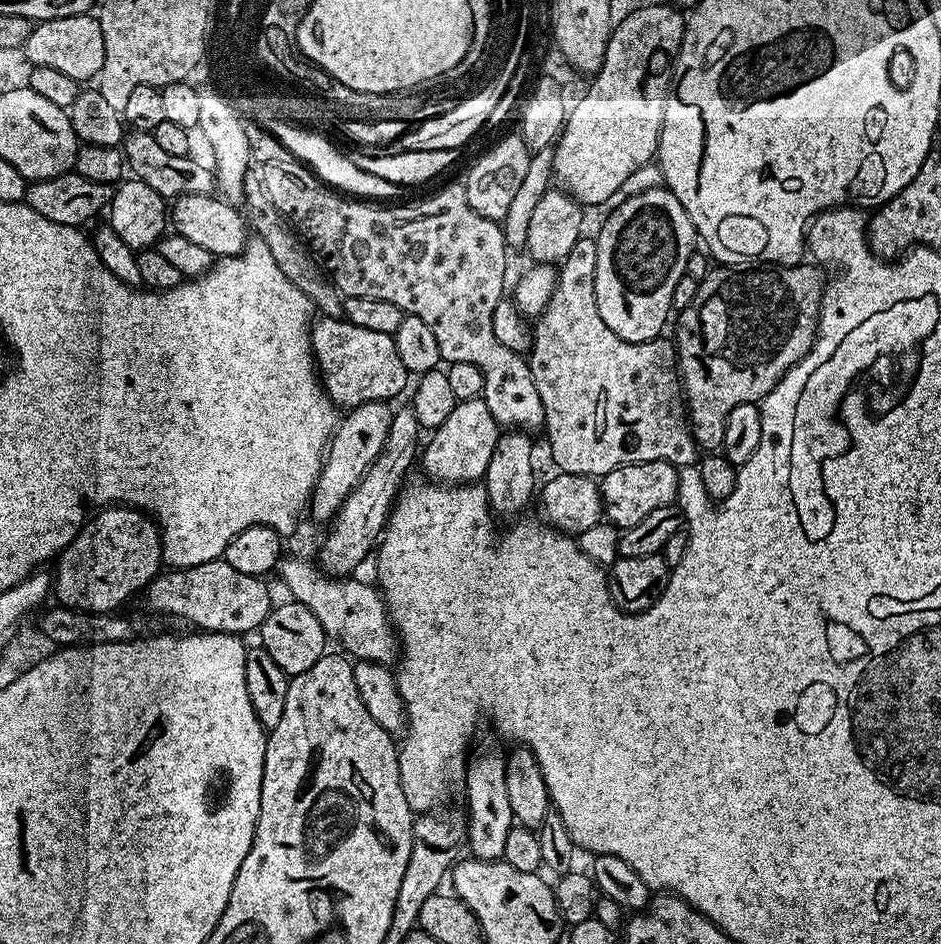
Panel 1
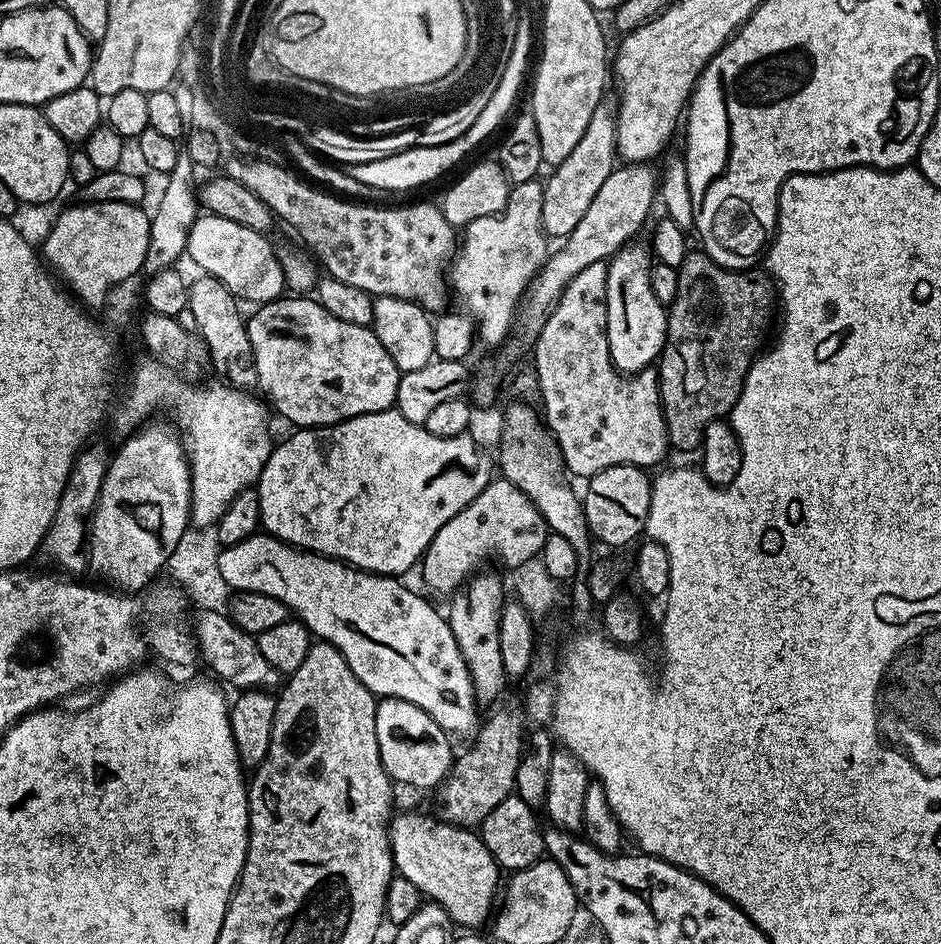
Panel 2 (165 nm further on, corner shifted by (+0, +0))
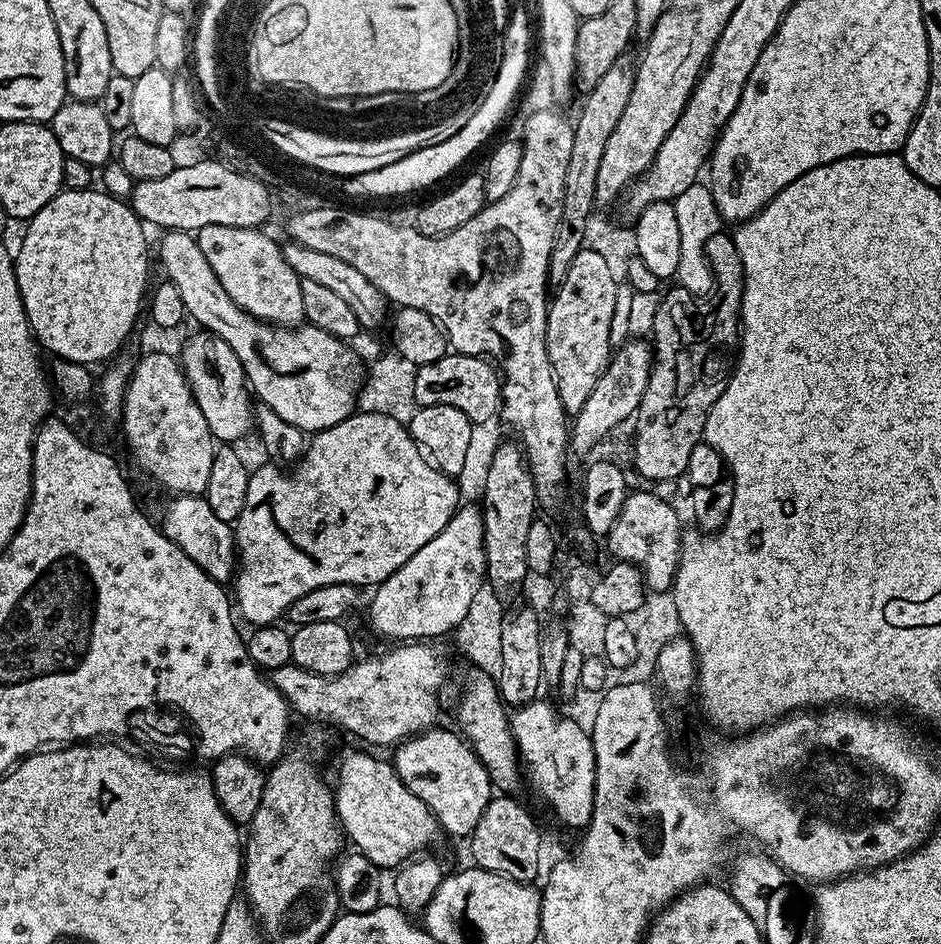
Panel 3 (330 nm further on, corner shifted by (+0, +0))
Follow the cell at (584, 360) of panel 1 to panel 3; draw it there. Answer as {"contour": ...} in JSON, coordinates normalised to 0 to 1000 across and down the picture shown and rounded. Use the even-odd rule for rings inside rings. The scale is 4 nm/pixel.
{"contour":[[[620,262],[611,269],[601,287],[600,297],[590,306],[582,323],[580,371],[587,395],[597,422],[599,435],[611,439],[618,434],[627,413],[646,389],[652,367],[648,362],[648,345],[652,337],[655,302],[640,270]]]}

